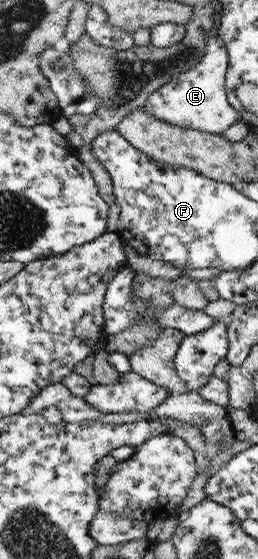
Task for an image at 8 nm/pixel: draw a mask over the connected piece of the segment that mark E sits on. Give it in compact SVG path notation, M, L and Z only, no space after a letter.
M212 34L208 37L208 49L202 62L161 86L144 103L143 109L165 124L205 131L205 133L223 134L242 120L240 112L228 102L228 62L227 44L217 34Z

